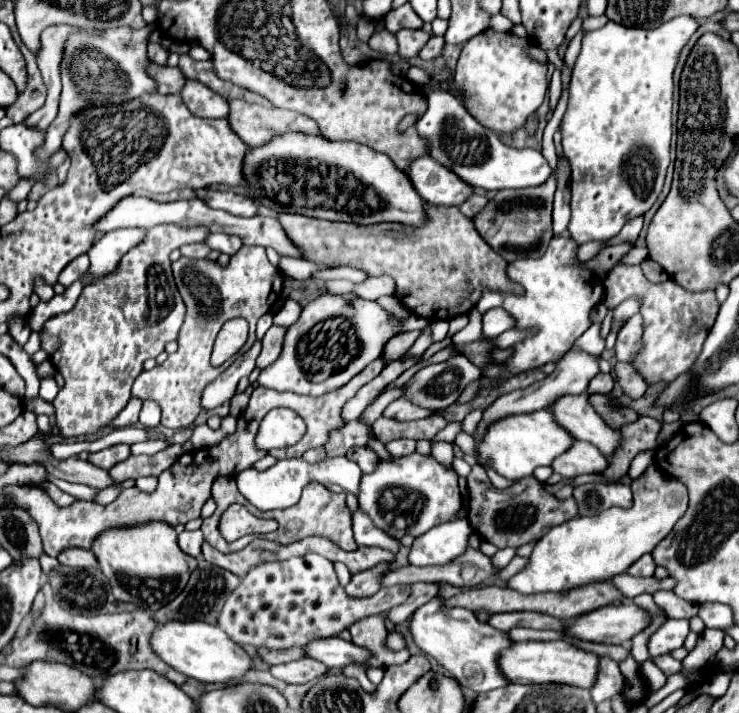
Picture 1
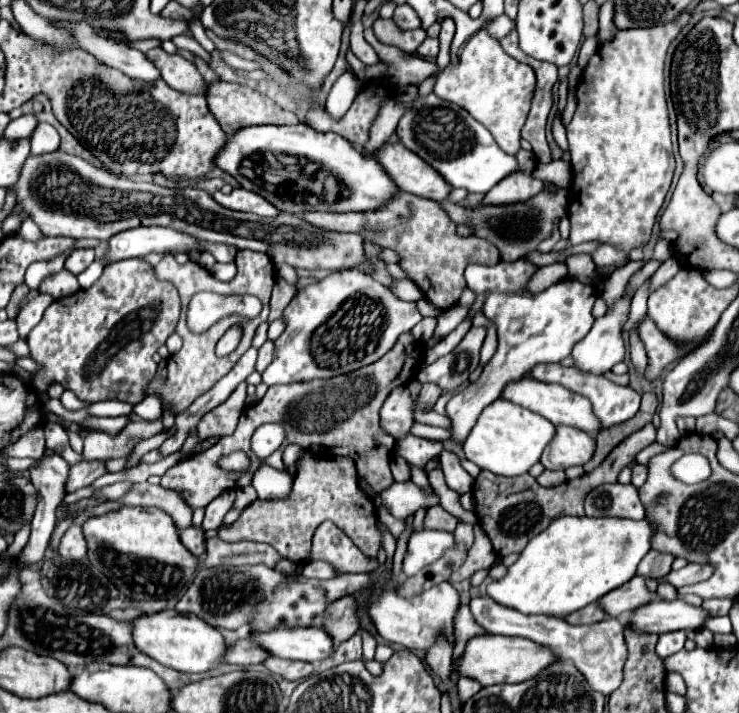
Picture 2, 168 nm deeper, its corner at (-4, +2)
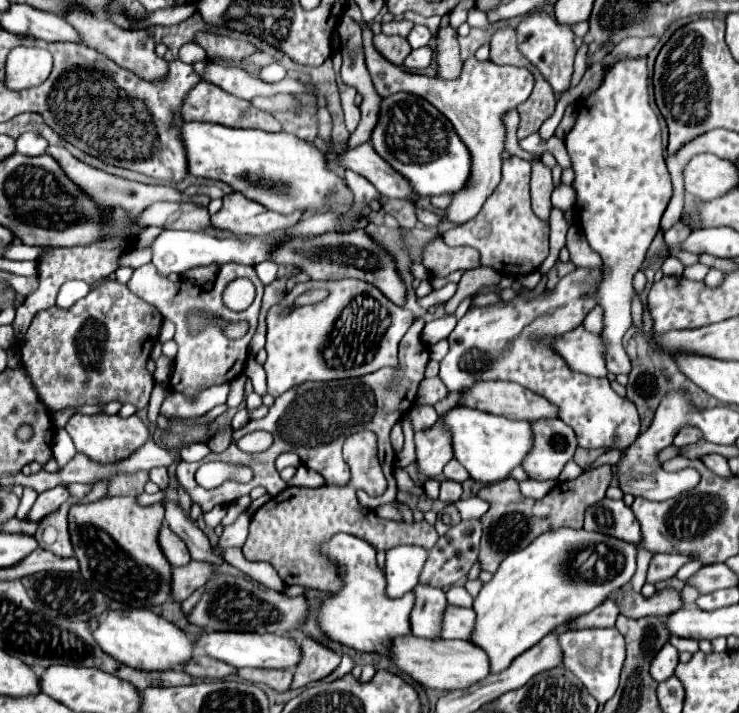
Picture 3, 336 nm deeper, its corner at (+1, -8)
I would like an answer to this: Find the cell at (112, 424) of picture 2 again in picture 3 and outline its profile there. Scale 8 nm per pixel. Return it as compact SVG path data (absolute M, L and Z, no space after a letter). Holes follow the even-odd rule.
M74 414L68 424L66 432L74 440L74 446L78 452L88 456L90 460L96 460L98 464L114 464L118 460L124 460L132 452L136 452L146 440L148 440L148 428L146 424L136 416L110 416L110 414L96 414L96 416L86 416L86 414Z

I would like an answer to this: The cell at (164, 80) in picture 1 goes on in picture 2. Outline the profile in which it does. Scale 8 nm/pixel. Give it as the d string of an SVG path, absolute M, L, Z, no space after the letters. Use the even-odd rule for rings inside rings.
M55 22L55 26L67 28L89 54L99 58L103 64L121 70L129 78L143 80L143 82L155 82L161 78L157 66L143 52L129 48L121 42L115 42L111 38L95 36L95 30L87 22L79 22L79 24Z

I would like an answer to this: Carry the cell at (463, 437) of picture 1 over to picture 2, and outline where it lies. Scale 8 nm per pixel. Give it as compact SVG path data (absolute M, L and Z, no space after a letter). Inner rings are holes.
M431 410L431 412L417 412L415 420L421 422L421 424L431 424L431 426L443 426L443 428L451 426L451 420L447 416L437 414L435 410Z

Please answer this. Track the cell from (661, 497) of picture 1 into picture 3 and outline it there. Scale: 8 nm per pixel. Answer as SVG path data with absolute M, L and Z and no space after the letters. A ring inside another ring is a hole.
M558 528L540 534L526 548L508 554L492 580L482 586L472 604L476 624L468 642L488 654L492 674L506 670L516 656L556 626L594 610L626 586L636 570L636 550L632 544L588 530ZM574 562L578 562L576 570Z

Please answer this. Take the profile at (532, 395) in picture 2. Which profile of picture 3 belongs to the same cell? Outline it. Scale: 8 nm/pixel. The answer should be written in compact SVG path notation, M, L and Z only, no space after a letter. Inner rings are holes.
M478 382L460 392L460 402L464 406L510 420L530 422L540 418L558 418L556 406L514 382Z

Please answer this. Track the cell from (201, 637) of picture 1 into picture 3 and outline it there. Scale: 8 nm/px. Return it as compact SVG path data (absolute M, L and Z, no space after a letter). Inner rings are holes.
M108 610L88 622L94 642L102 652L118 660L120 664L140 668L140 670L168 670L184 664L192 656L194 640L172 622L150 610Z

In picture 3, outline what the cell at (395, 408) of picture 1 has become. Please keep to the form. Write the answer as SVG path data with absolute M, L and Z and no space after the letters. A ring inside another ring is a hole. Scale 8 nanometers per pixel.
M436 376L436 378L426 378L420 388L418 388L418 398L416 402L418 404L430 404L434 406L438 400L446 398L448 394L448 388L442 384L442 380Z

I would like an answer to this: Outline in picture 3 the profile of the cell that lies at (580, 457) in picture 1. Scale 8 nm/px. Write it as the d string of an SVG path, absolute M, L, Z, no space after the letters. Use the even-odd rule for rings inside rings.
M542 418L542 420L530 422L530 426L534 432L534 448L530 450L530 456L526 456L526 460L522 460L522 468L534 480L556 480L560 476L564 464L574 456L574 452L578 448L574 430L558 418Z

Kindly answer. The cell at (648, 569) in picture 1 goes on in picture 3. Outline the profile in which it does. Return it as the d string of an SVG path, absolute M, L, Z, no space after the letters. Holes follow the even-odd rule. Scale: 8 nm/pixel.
M676 552L676 554L656 554L654 558L652 558L652 562L650 562L650 568L648 568L648 578L646 578L646 582L652 582L652 584L656 584L656 582L660 582L660 580L668 580L668 578L672 578L684 564L688 564L688 562L692 562L694 560L694 556L686 556L686 554L680 554L680 552Z

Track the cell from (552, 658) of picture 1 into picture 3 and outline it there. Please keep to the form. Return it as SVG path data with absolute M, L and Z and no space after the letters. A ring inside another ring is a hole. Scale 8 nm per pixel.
M414 634L400 636L390 646L390 660L398 666L400 672L408 674L418 684L426 688L438 688L438 690L468 688L490 674L486 652L466 640L444 640L444 638L424 640Z

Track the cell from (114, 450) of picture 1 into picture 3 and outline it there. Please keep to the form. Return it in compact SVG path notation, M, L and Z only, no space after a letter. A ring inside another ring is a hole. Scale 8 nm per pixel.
M56 486L56 488L52 488L52 490L46 490L46 492L38 494L38 498L36 498L32 510L28 512L26 520L28 520L28 522L42 520L46 514L56 512L56 510L60 508L60 504L62 504L68 496L70 496L70 494L68 494L68 490L66 490L64 486Z

